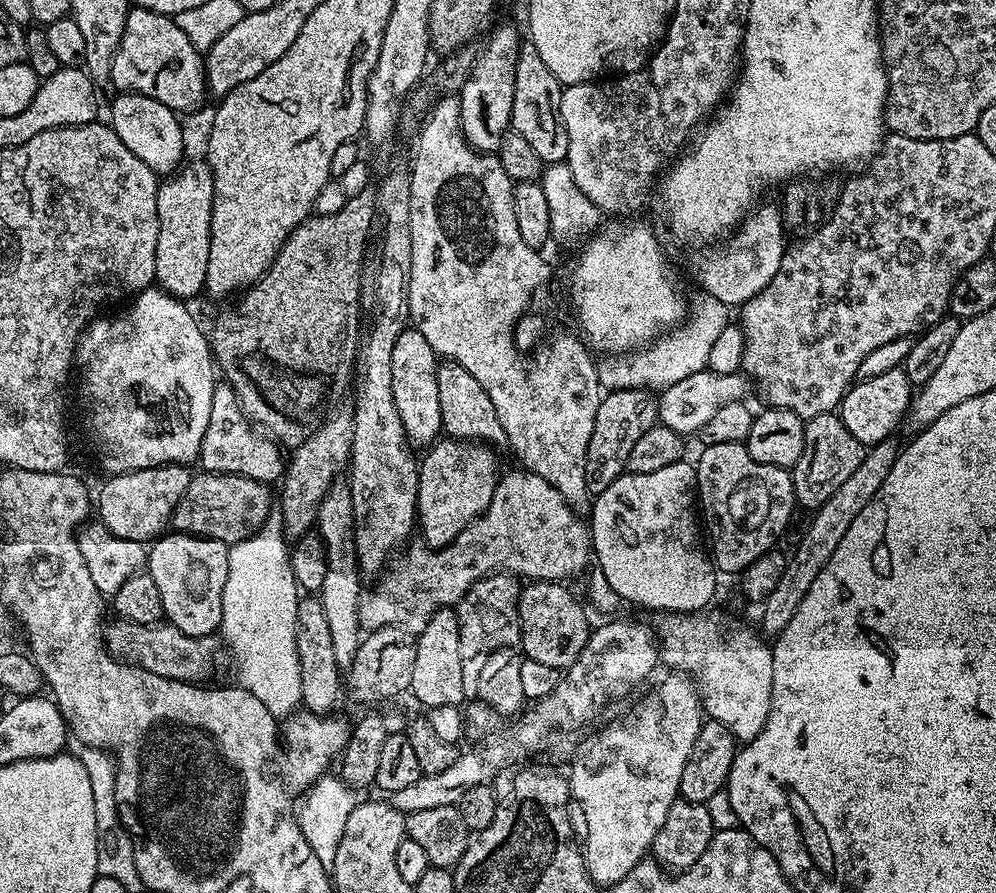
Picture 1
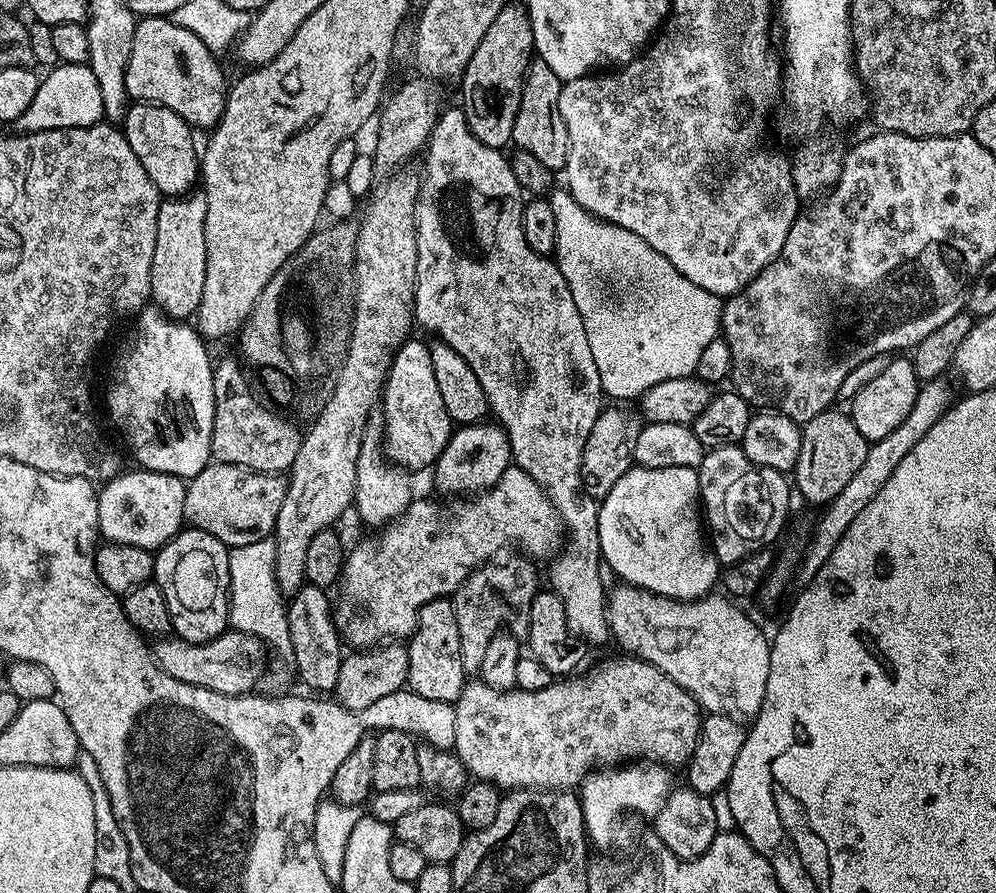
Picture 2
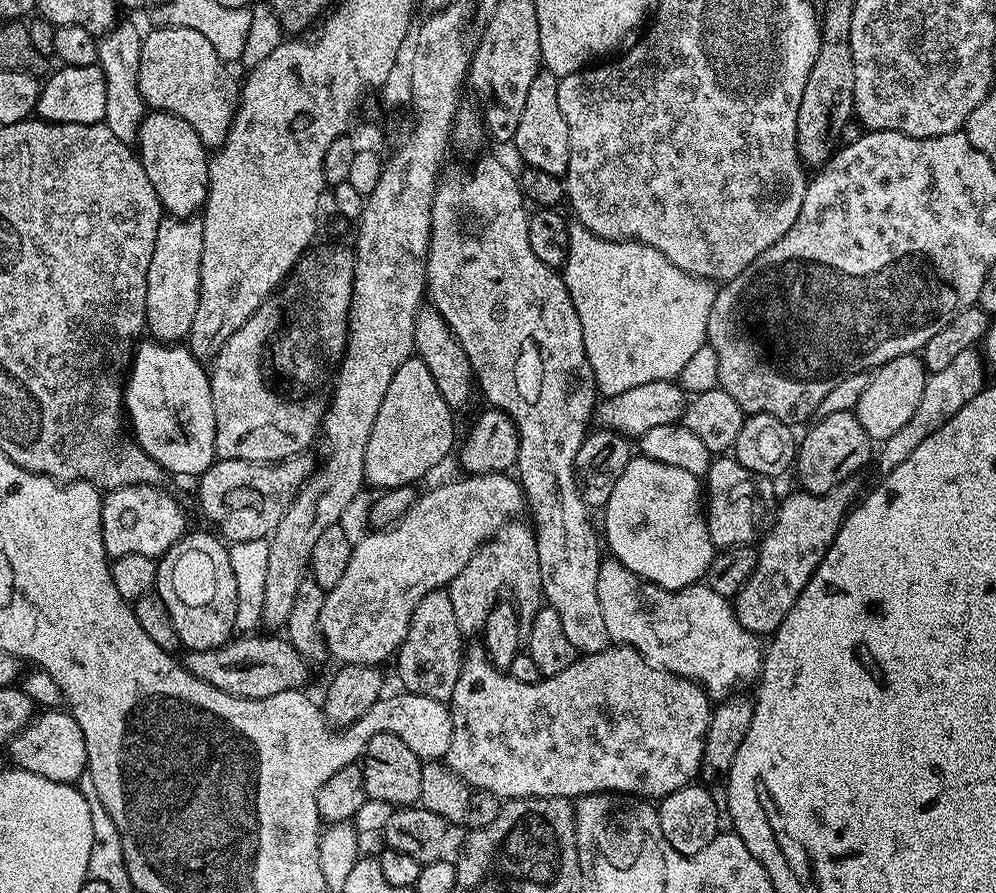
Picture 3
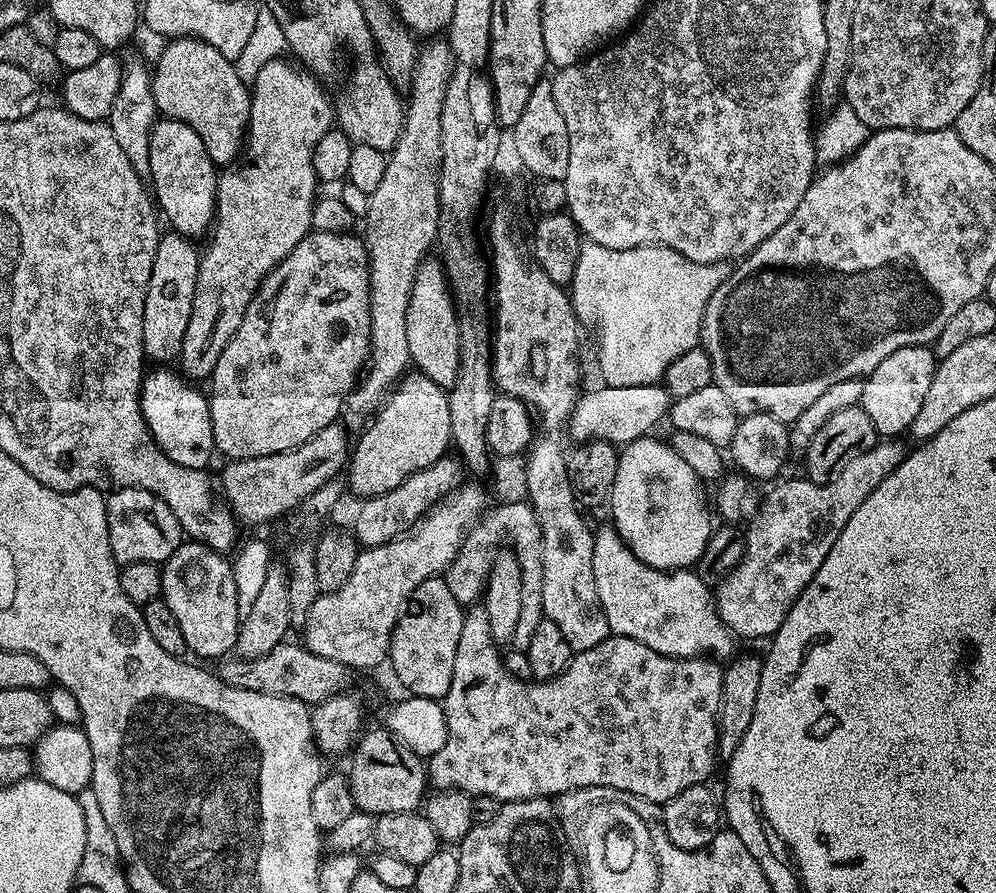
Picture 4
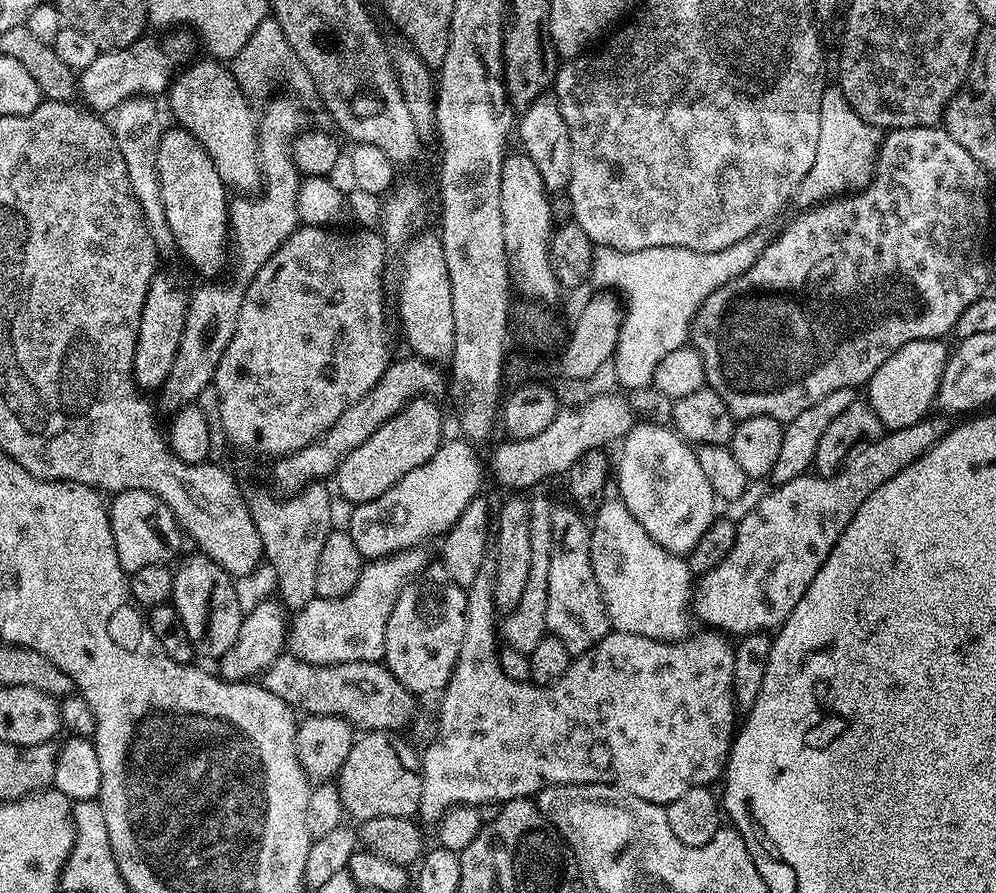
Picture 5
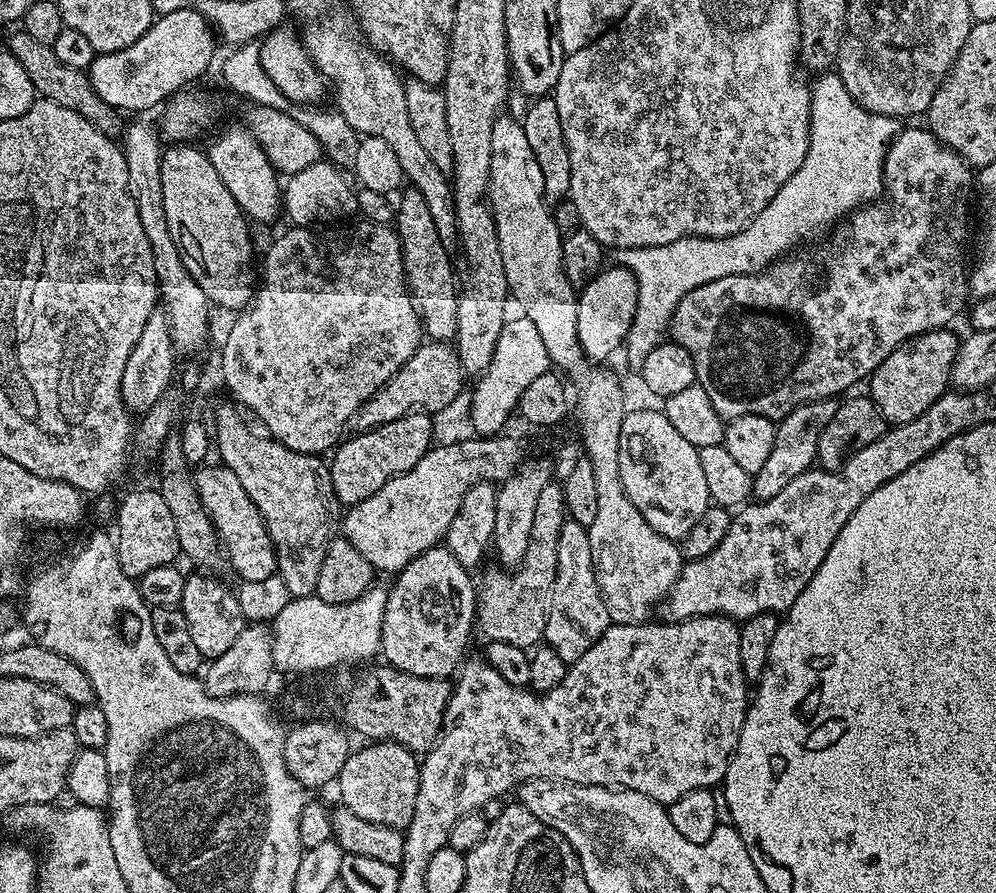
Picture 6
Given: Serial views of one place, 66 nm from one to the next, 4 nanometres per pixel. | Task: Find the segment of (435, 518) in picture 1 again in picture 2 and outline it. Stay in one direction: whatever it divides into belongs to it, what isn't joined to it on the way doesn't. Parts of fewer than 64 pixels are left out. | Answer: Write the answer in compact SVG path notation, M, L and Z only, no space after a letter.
M481 422L457 427L446 442L446 450L435 462L436 488L452 498L468 498L488 491L513 463L510 438L499 423Z

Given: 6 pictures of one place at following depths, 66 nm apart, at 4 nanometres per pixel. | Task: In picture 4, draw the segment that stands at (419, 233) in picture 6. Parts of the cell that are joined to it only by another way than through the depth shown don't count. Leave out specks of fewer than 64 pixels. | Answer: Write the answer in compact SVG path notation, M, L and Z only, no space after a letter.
M425 258L420 261L414 278L414 290L410 290L410 306L406 306L406 343L410 345L410 361L415 371L421 372L430 382L445 390L452 389L458 380L460 364L460 322L457 305L449 287L448 275L439 259Z

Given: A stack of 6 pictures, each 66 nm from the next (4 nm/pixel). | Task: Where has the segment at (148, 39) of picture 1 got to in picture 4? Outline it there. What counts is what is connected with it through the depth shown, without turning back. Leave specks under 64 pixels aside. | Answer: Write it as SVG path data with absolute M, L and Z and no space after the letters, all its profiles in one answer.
M194 36L172 38L165 44L168 45L161 50L156 68L154 64L150 72L157 113L170 120L186 122L186 126L202 138L202 146L213 164L231 165L245 147L252 105L249 85L240 77L243 76L241 69L214 46Z

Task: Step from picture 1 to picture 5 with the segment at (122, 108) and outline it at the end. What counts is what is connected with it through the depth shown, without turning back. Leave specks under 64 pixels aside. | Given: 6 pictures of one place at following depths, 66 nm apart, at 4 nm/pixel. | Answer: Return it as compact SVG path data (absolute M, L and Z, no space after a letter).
M172 126L165 131L162 142L158 146L158 182L162 182L162 202L166 205L166 222L170 222L170 230L176 239L179 255L184 255L204 278L216 278L224 267L230 264L230 229L228 226L229 189L224 187L222 178L218 178L218 170L214 170L214 162L210 162L210 154L184 128Z

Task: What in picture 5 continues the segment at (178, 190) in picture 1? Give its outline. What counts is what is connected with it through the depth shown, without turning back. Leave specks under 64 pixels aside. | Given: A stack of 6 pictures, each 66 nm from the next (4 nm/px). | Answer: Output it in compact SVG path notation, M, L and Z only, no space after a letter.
M160 270L152 277L146 302L142 306L142 322L138 326L138 342L134 350L132 377L136 380L137 388L159 390L164 387L170 366L174 366L174 354L178 354L178 342L182 338L189 299L189 291L180 286L172 273Z

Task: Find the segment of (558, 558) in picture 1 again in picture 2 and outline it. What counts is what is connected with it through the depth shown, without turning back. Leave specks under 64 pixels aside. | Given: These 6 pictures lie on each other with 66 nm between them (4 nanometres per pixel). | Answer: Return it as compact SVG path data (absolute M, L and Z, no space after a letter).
M509 466L504 471L502 478L498 478L498 482L494 487L489 488L486 492L473 495L471 498L465 499L463 502L456 502L449 512L440 513L440 508L432 500L413 499L412 505L404 511L397 520L393 520L379 533L377 540L364 540L356 549L347 553L342 571L342 579L339 581L340 601L337 599L334 604L334 619L336 626L340 630L340 634L345 645L351 646L356 650L365 648L374 648L378 644L391 641L393 638L408 638L416 631L416 623L418 622L418 614L422 610L422 606L426 606L426 602L434 602L451 597L452 593L458 590L458 586L464 579L470 575L475 568L479 568L491 561L492 556L499 548L504 548L507 544L513 544L516 548L521 548L525 557L531 558L533 561L544 560L555 557L562 547L562 541L565 539L566 533L560 522L560 513L554 510L554 506L550 502L550 498L542 488L538 486L538 482L534 478L530 478L530 474L526 474L526 470L515 466Z

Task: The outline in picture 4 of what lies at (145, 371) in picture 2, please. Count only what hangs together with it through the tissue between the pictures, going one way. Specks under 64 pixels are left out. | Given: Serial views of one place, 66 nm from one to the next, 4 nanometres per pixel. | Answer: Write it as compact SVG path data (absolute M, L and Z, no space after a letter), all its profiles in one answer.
M160 366L155 369L157 372L149 371L145 375L144 385L140 387L140 409L144 415L144 420L148 423L148 429L154 442L163 450L166 458L178 462L178 466L207 469L209 467L208 459L214 456L216 446L212 433L212 419L208 409L208 396L205 393L200 393L196 389L199 387L189 383L179 371L173 370L171 372L170 369L171 367L168 366Z

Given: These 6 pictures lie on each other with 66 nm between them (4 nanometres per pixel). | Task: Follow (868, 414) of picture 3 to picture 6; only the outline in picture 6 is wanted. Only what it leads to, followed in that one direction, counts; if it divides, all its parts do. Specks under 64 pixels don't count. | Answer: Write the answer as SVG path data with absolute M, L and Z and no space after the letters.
M948 328L923 332L900 344L885 358L870 377L870 395L889 425L905 424L927 410L939 396L949 391L952 367L960 350L961 337Z

